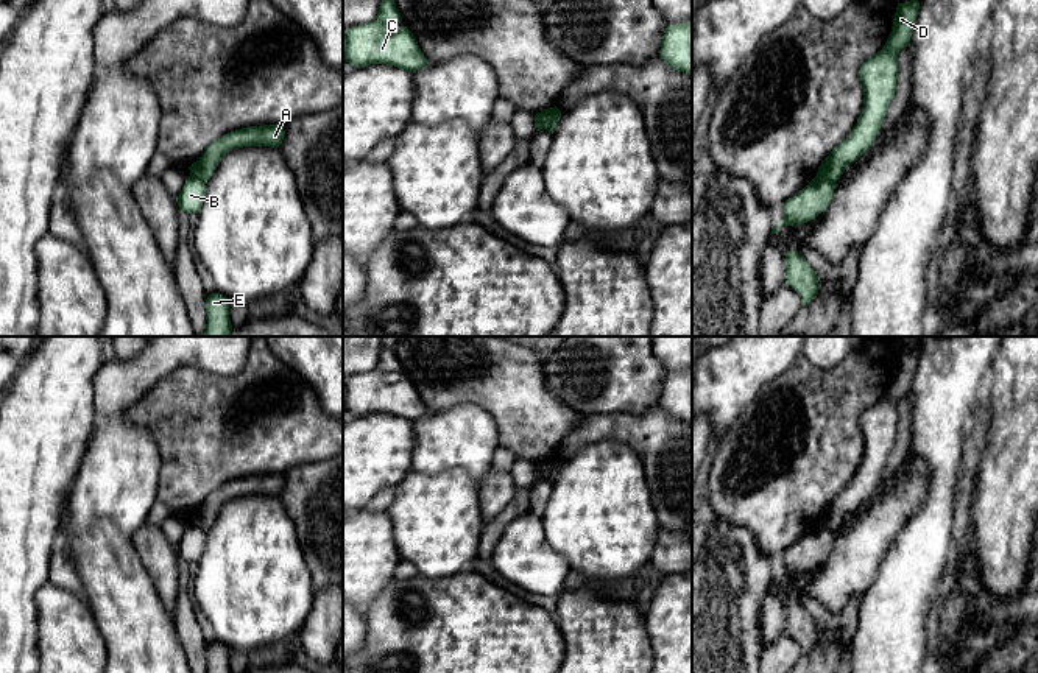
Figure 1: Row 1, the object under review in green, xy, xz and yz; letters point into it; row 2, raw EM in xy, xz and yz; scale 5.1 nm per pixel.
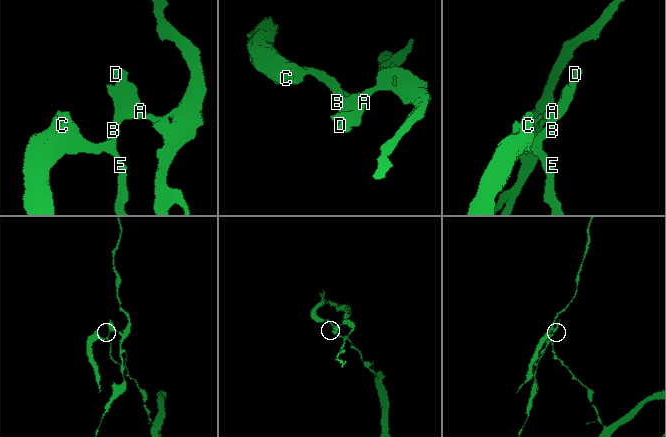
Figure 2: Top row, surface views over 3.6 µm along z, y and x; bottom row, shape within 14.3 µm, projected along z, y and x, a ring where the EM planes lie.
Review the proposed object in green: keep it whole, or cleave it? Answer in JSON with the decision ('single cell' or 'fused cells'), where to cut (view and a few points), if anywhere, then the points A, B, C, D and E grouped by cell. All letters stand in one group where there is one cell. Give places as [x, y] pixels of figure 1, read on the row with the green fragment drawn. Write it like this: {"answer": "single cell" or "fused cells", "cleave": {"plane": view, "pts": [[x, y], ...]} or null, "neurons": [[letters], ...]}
{"answer": "fused cells", "cleave": {"plane": "yz", "pts": [[817, 175], [834, 183]]}, "neurons": [["A", "D"], ["B", "C", "E"]]}

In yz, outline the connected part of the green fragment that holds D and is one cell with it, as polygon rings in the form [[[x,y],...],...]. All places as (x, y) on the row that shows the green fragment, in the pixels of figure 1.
[[[918,0],[898,3],[891,33],[881,51],[860,67],[863,107],[851,134],[831,151],[817,176],[837,182],[845,168],[870,150],[895,98],[898,53],[909,45],[920,11]]]

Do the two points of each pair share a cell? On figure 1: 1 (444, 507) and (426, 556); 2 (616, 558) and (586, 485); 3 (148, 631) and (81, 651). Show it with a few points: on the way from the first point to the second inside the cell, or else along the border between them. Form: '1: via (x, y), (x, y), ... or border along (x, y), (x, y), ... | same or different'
1: via (438, 519), (438, 544) | same
2: via (614, 539), (600, 519), (600, 503) | same
3: border along (89, 609), (108, 656) | different

